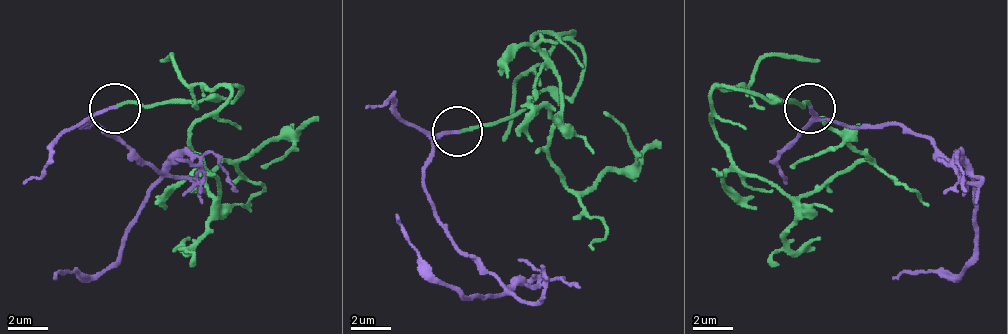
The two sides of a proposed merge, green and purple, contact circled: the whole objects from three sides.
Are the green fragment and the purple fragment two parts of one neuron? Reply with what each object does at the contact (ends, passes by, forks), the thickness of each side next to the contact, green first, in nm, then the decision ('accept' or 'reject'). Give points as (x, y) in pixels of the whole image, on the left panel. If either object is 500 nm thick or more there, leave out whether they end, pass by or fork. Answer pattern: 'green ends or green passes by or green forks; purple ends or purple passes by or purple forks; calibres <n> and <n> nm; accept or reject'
green ends; purple ends; calibres 150 and 160 nm; accept

